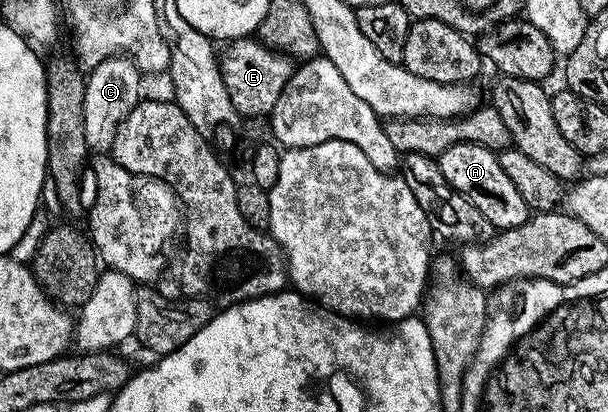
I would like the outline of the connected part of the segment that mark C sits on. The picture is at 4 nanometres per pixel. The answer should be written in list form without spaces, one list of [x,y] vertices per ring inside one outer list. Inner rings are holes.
[[[125,55],[102,60],[96,68],[89,70],[84,95],[84,137],[87,148],[98,155],[107,154],[115,141],[120,123],[142,99],[140,85],[143,76],[133,58]]]

